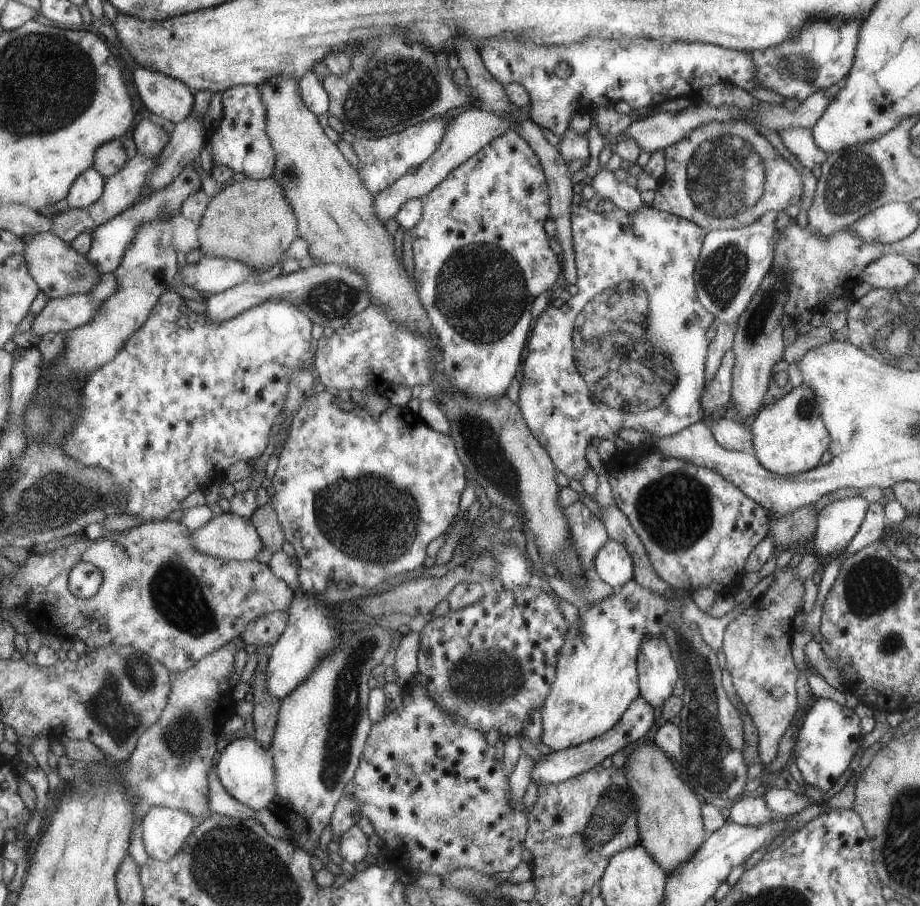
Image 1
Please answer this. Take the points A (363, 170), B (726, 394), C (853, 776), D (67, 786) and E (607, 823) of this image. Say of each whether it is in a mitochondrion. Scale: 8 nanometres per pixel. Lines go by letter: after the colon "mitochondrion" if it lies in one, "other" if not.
A: other
B: other
C: other
D: other
E: mitochondrion

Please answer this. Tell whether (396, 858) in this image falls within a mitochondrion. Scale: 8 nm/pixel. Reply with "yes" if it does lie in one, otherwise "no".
no

